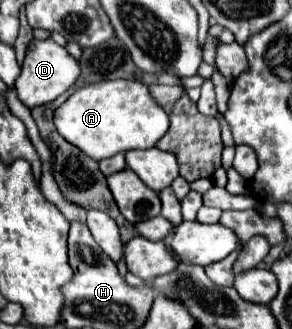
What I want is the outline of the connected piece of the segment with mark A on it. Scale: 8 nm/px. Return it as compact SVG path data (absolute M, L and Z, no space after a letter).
M102 80L78 88L54 110L58 134L96 162L132 148L152 148L168 130L168 114L150 98L148 86L138 80Z

